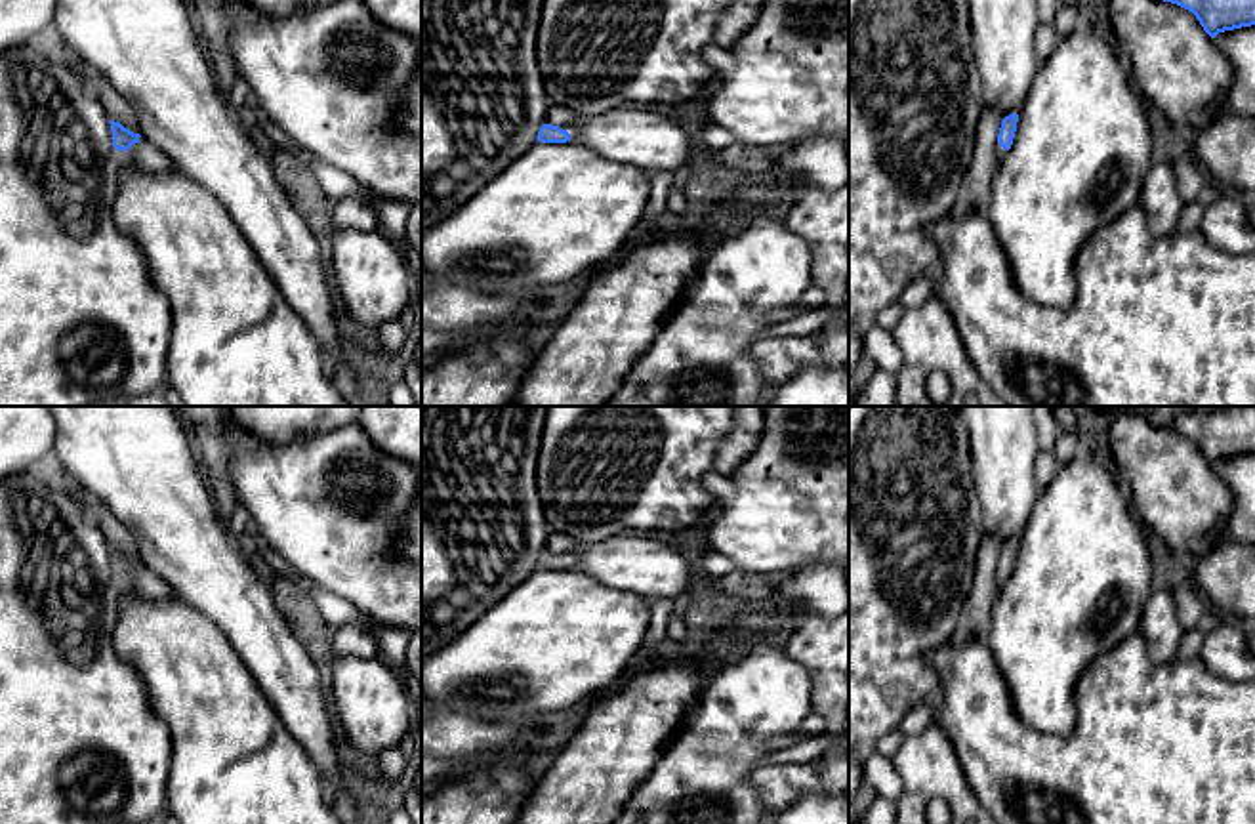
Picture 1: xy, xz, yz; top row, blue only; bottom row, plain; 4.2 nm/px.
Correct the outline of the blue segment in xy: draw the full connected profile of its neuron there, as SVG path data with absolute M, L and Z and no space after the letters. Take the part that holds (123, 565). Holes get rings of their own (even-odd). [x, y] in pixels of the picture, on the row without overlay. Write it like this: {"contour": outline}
{"contour": "M111 547L114 580L124 587L132 586L137 593L153 601L172 601L175 591L143 563L130 559L120 549Z"}

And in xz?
{"contour": "M582 544L574 551L563 553L563 555L545 549L538 559L538 568L542 570L578 568L580 549L582 549Z"}

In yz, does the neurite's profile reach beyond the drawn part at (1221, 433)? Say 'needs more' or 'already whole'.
already whole

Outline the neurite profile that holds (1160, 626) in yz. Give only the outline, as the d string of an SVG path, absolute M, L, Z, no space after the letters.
M1173 584L1150 591L1142 608L1139 631L1146 639L1152 662L1165 664L1177 658L1179 639L1184 628L1179 622Z

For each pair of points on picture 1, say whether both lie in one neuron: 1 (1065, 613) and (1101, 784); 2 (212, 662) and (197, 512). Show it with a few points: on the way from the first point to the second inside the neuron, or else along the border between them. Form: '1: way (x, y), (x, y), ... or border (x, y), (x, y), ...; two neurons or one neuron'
1: border (1110, 649), (1099, 655), (1080, 678), (1074, 723); two neurons
2: border (178, 596), (201, 611), (237, 653); two neurons

